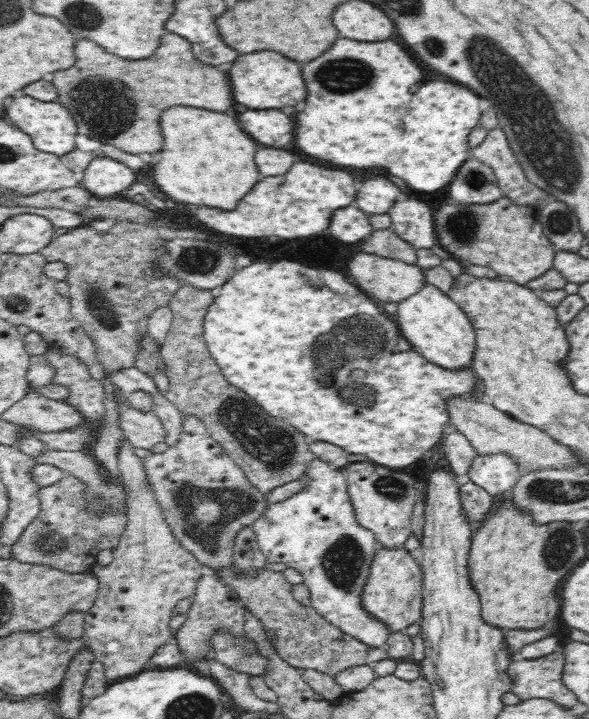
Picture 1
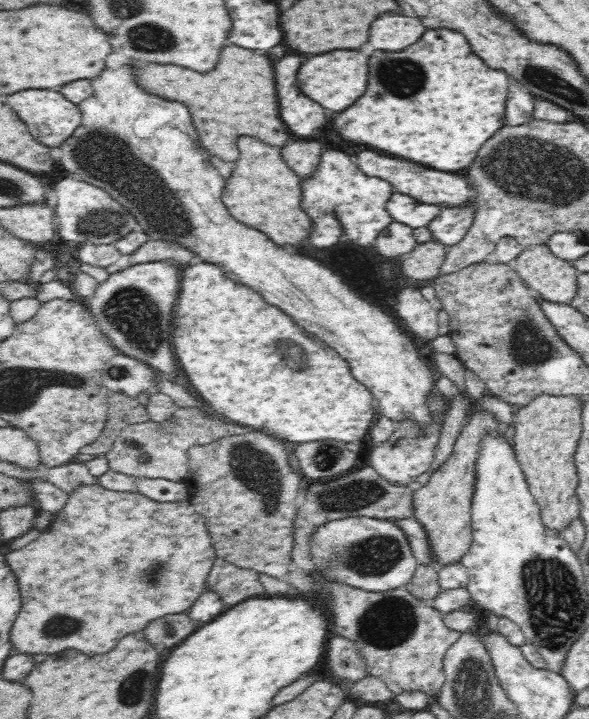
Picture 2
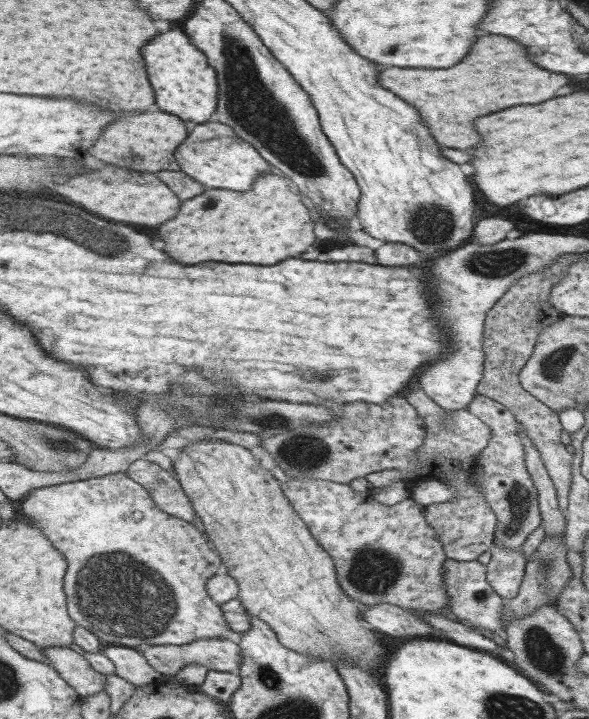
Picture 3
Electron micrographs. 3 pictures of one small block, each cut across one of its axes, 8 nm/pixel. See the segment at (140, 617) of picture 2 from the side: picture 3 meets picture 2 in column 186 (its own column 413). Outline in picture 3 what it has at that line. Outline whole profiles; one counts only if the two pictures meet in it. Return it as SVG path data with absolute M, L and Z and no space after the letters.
M293 476L287 484L283 484L283 488L285 488L285 494L289 496L291 506L293 506L293 508L297 510L297 514L301 514L301 518L309 524L311 532L317 536L317 540L321 542L321 546L333 556L333 560L335 560L335 564L337 564L337 572L339 572L339 582L341 582L343 590L345 590L353 600L361 602L361 604L367 606L367 608L371 608L373 604L375 604L375 606L381 606L381 604L395 604L395 606L401 606L401 608L405 608L405 610L415 610L415 612L419 612L419 614L445 614L447 618L465 624L463 620L459 620L459 616L453 614L453 610L451 610L451 606L449 606L449 592L447 592L447 584L445 584L445 562L449 560L449 556L447 556L447 552L445 552L445 544L443 544L443 542L439 540L439 536L437 536L437 530L427 522L427 508L425 508L425 506L419 506L413 498L407 498L407 500L395 504L395 506L383 506L383 504L379 504L379 502L373 500L373 492L357 494L349 484L339 484L339 482L335 482L335 480L309 480L309 478L303 480L303 478Z

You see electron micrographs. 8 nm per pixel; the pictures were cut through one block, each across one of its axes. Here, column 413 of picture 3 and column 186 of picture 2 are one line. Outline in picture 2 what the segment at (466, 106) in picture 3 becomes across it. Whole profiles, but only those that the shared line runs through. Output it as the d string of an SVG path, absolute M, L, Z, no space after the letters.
M228 46L220 56L216 70L200 74L180 66L144 64L136 62L140 86L166 100L178 100L190 104L194 126L202 140L202 146L218 156L222 162L238 162L240 152L236 140L240 136L252 136L272 146L284 146L290 140L290 132L280 120L274 68L266 56L252 50Z

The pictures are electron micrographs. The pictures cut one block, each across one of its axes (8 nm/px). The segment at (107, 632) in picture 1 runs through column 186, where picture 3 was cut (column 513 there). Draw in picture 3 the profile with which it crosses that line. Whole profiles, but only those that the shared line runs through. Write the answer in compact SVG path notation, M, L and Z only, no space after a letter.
M495 546L491 552L491 562L489 566L489 582L501 594L507 602L517 598L523 582L527 578L527 564L529 558L525 556L523 550L513 550L507 546Z

